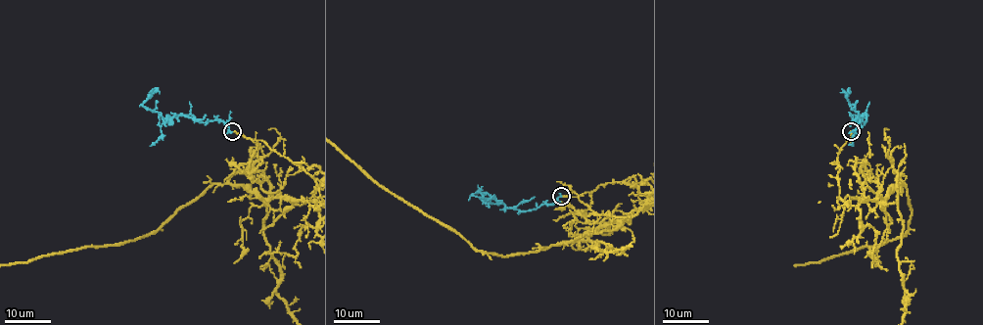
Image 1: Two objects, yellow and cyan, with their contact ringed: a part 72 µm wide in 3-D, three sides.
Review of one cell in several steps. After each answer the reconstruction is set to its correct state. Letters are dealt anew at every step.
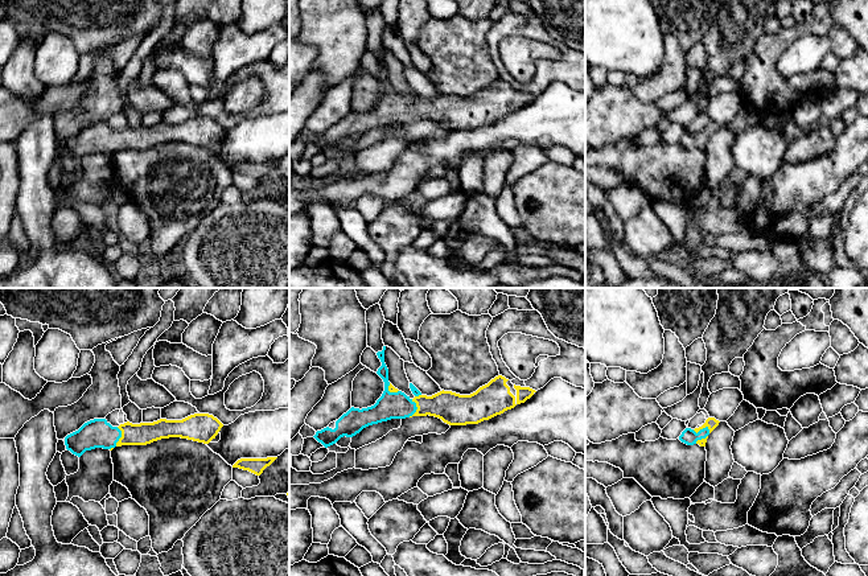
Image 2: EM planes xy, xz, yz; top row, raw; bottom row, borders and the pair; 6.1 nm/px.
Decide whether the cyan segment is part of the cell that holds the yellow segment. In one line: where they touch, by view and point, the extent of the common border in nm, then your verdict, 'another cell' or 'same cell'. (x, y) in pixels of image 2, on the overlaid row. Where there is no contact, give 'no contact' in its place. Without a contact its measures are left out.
contact xz (418, 408); length 110 nm; same cell

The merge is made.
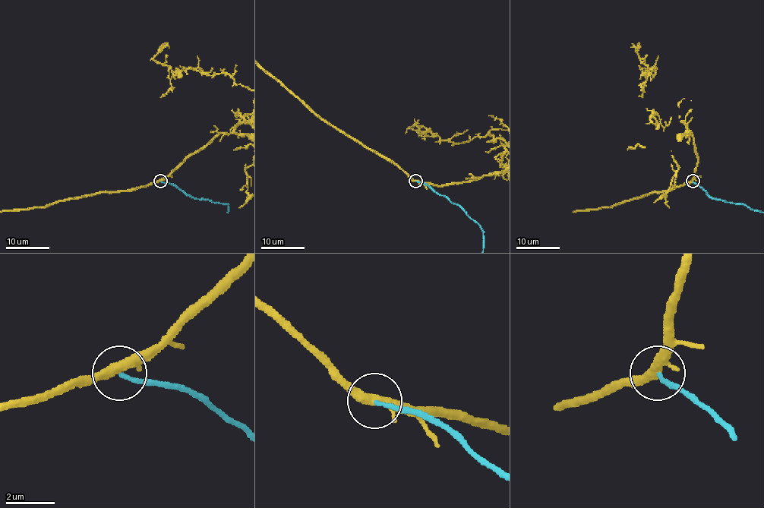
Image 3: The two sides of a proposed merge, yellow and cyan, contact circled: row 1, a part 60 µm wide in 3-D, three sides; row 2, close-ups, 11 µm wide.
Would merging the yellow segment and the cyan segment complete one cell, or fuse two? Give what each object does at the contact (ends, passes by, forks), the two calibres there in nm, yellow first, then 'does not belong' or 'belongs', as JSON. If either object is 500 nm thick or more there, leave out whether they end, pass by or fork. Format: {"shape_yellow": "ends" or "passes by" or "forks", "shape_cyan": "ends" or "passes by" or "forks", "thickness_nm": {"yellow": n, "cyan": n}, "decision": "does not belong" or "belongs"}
{"shape_yellow": "forks", "shape_cyan": "ends", "thickness_nm": {"yellow": 320, "cyan": 140}, "decision": "does not belong"}

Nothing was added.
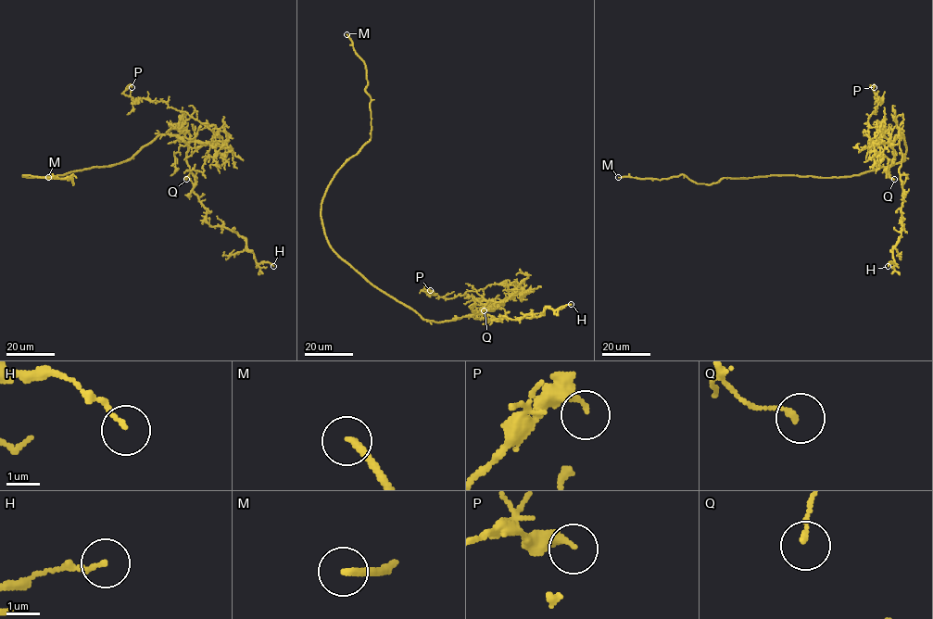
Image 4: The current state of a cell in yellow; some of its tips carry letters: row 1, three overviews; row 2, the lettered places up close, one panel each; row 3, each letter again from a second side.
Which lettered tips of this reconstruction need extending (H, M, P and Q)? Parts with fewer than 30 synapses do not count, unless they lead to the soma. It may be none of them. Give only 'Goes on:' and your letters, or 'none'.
Goes on: M

